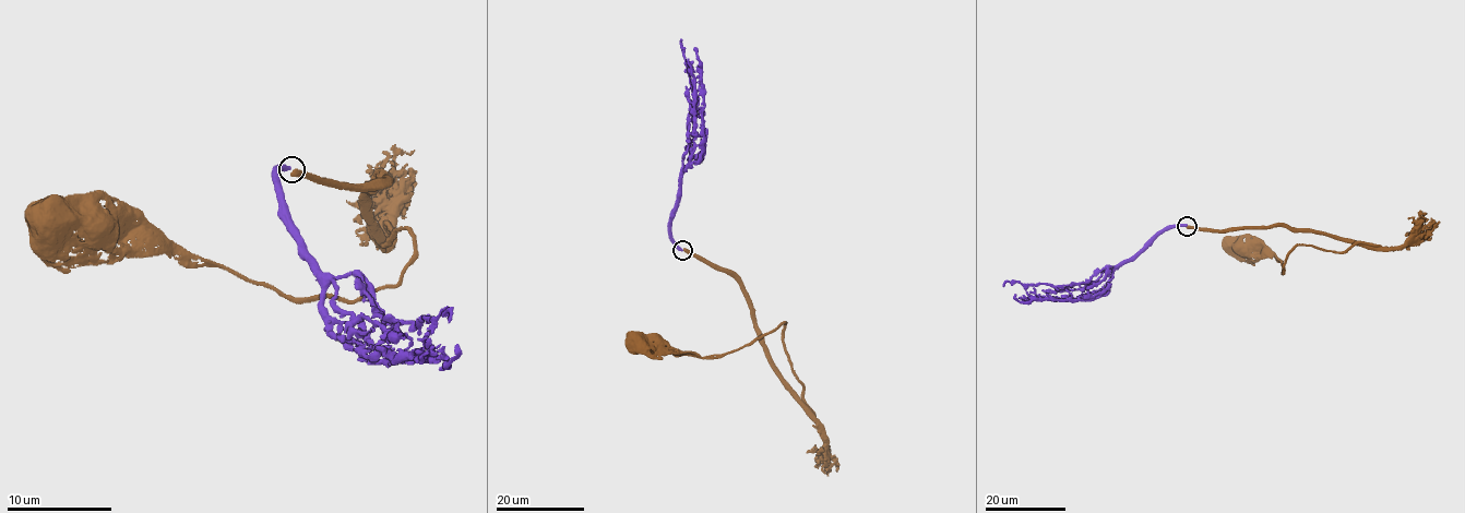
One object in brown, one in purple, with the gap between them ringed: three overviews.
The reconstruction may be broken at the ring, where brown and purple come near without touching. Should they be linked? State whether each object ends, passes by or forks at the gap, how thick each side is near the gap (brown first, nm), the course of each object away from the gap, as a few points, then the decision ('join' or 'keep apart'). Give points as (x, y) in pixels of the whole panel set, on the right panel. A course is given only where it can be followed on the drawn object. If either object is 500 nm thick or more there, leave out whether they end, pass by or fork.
500 nm thick on the brown side, 360 nm on the other; brown runs (1187, 226), (1281, 225), (1361, 242), (1345, 251), (1297, 245), (1283, 273), (1275, 257), (1241, 253), (1231, 247); purple runs (1186, 225), (1156, 233), (1136, 254), (1098, 270), (1085, 282), (1068, 285), (1007, 282), (1002, 286); join

